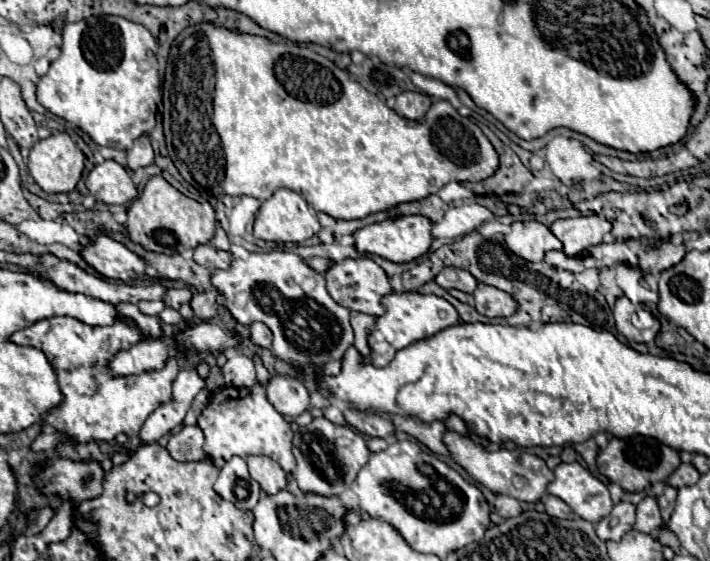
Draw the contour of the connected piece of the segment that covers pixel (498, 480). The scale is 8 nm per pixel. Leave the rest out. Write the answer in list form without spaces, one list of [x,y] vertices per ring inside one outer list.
[[[446,432],[444,444],[450,450],[450,458],[460,464],[476,482],[492,490],[494,494],[508,494],[514,496],[516,500],[522,502],[538,502],[546,494],[548,482],[554,478],[552,470],[544,464],[544,460],[524,452],[524,450],[496,450],[496,452],[486,452],[480,444],[472,442],[470,438],[464,438],[456,432]]]

